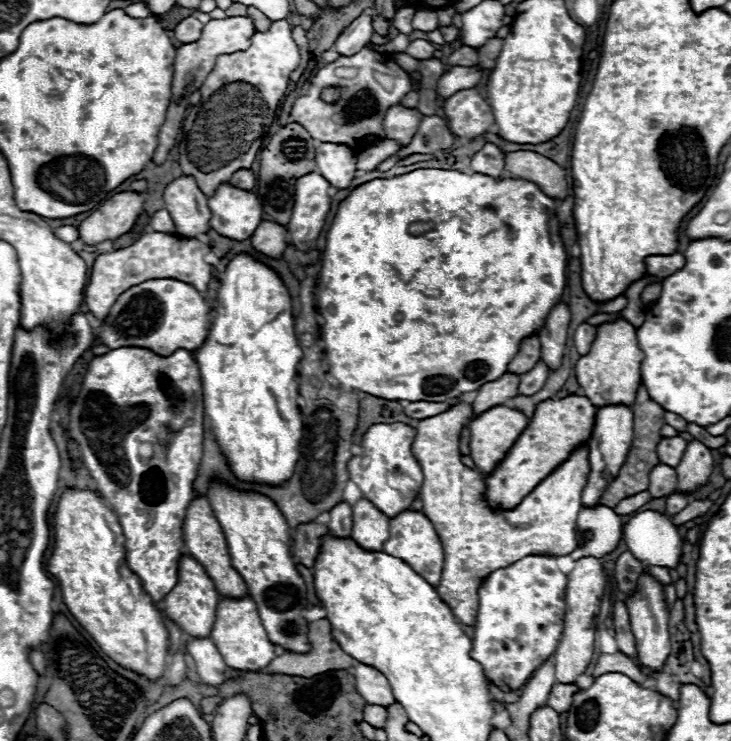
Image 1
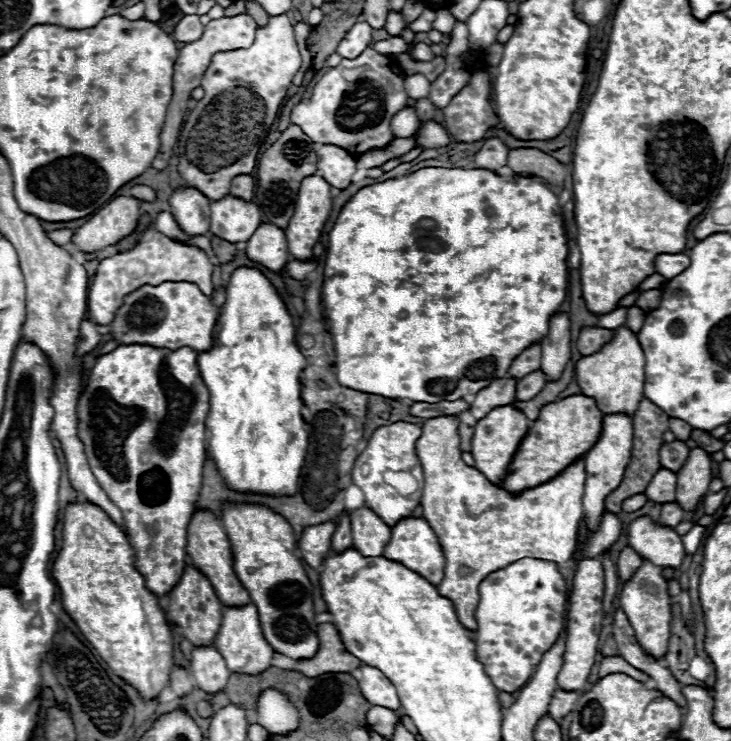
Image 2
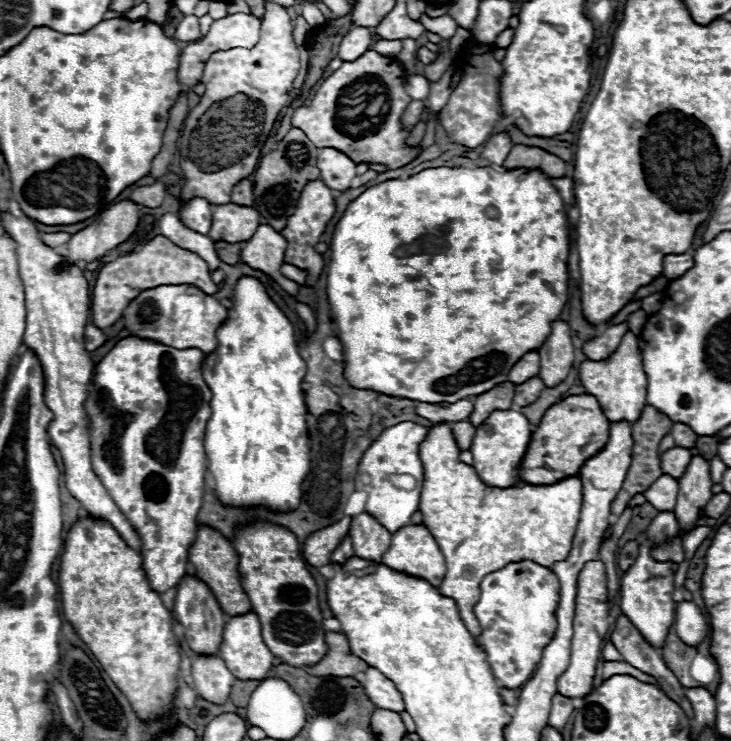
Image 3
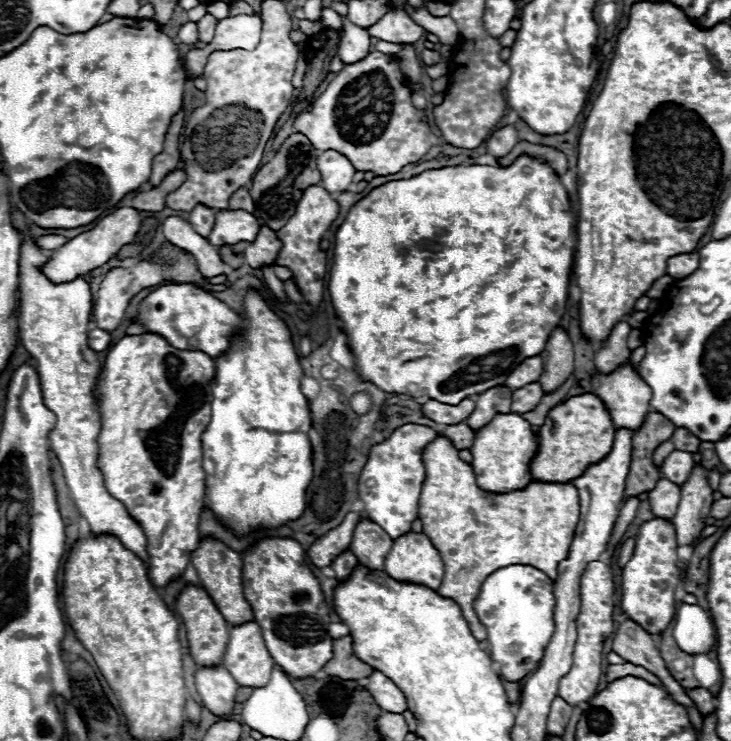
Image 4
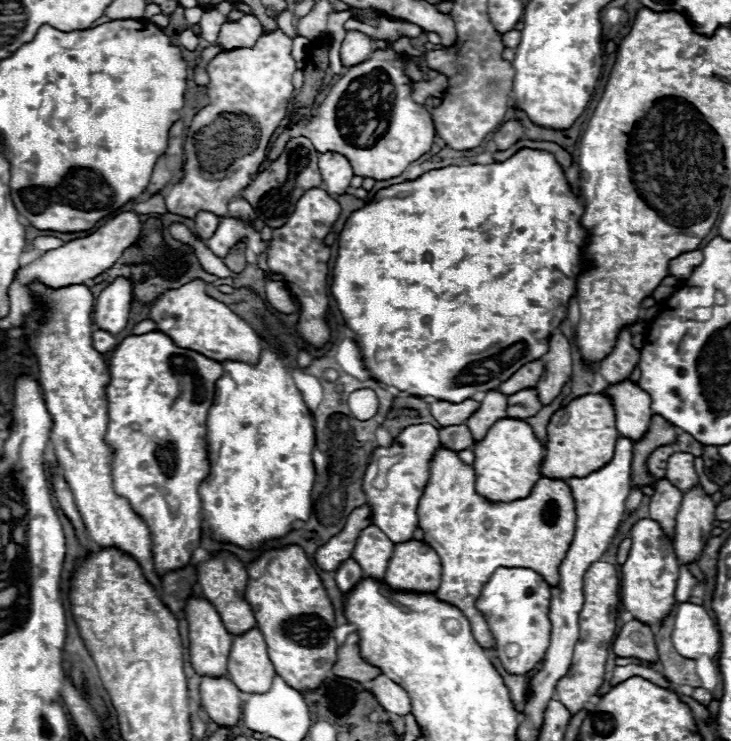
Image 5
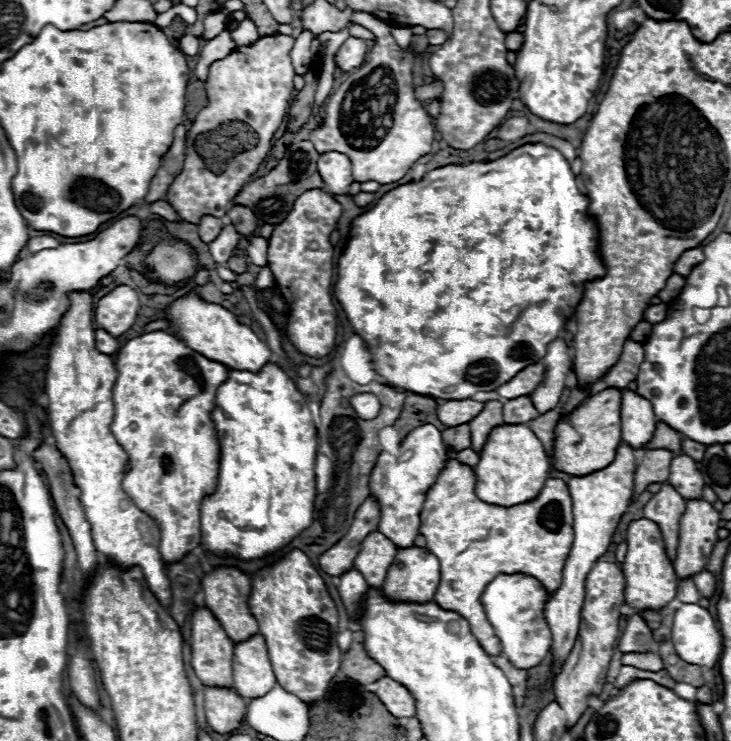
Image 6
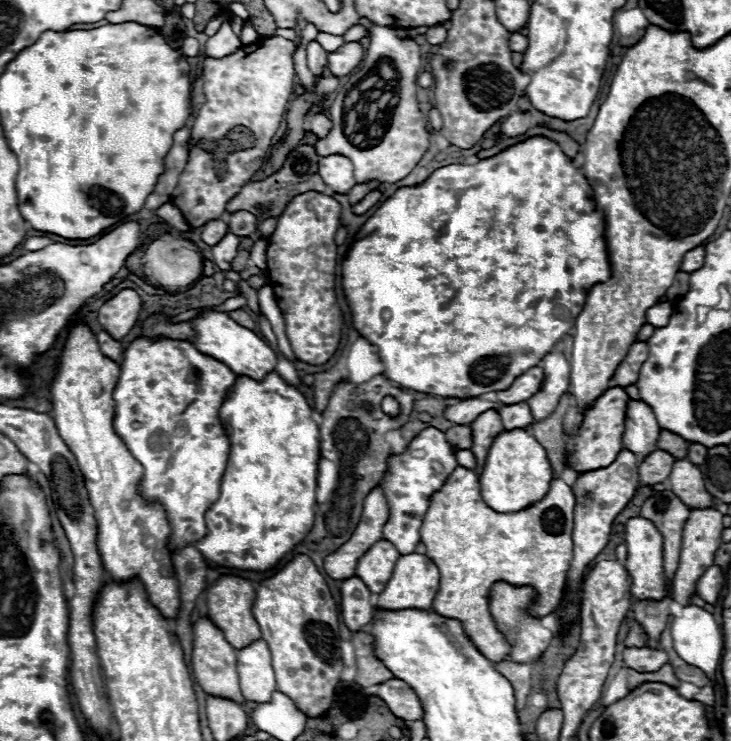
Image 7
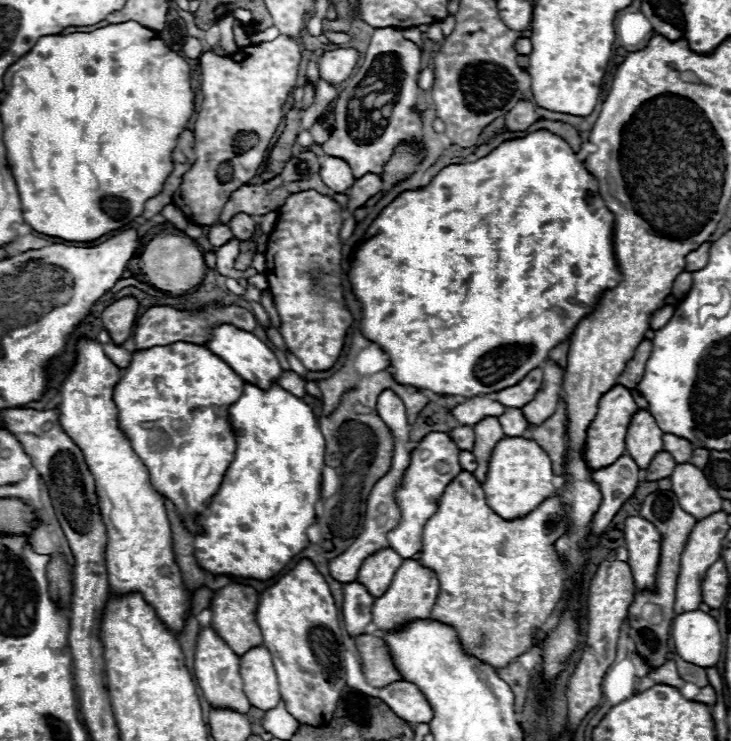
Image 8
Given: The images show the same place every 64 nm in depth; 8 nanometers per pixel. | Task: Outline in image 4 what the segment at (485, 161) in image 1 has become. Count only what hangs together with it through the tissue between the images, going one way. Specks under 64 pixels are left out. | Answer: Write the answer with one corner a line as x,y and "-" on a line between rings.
504,126
504,128
496,130
496,132
492,132
492,136
488,138
488,152
490,152
492,156
496,156
496,158
506,156
506,154
514,148
514,144
516,144
518,140
520,140
520,138
518,138
516,128
514,128
514,126

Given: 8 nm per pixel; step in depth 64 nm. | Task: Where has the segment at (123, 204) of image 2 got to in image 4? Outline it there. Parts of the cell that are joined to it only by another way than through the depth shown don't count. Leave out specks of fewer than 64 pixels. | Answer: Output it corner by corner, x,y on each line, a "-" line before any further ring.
118,208
116,212
104,216
92,230
68,240
64,246
60,246
52,254
52,258
42,266
44,276
54,284
62,284
62,282
72,282
72,280
76,280
80,276
90,274
94,268
104,266
110,258
114,258
124,244
134,242
136,232
140,228
140,222
142,222
142,218
140,218
138,210
134,210
134,208

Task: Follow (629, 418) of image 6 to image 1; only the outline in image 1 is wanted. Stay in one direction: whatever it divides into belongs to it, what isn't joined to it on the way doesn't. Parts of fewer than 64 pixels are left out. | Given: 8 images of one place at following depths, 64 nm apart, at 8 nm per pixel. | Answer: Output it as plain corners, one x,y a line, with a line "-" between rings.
620,318
614,324
598,326
598,338
590,352
576,362
576,380
582,388
582,394
590,398
594,406
632,406
642,382
642,360
644,352
638,348
636,328

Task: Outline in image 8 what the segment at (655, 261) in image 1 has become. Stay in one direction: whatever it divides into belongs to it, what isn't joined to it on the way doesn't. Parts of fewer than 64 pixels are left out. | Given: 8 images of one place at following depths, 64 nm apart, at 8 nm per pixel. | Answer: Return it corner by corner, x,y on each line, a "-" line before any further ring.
704,242
698,250
692,250
688,256
686,256
686,270
688,272
694,272
694,270
700,270
706,266
710,258
710,242

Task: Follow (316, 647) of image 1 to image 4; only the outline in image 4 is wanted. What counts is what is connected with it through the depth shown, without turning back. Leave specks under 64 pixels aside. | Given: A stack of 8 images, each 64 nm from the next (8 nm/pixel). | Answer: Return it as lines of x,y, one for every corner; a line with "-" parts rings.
352,636
334,640
334,658
324,666
324,672
330,676
340,676
342,680
360,680
368,678
374,668
356,658
352,648

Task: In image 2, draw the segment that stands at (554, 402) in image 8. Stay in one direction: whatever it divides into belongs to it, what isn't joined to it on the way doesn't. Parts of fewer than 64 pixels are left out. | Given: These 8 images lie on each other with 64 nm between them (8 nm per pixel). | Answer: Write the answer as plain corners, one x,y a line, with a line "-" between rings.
556,312
550,320
550,332
540,342
542,348
542,364
540,370
546,374
548,382
560,380
570,356
570,320
564,312

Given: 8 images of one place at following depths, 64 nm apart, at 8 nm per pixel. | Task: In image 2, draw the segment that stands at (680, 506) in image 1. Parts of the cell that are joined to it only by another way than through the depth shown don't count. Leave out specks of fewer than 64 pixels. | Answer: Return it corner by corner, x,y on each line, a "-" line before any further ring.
676,502
664,504
662,512
660,512
660,518
658,518
658,524
668,526
668,528
676,528
680,522
684,522
682,516
684,516
684,512
680,510
680,506

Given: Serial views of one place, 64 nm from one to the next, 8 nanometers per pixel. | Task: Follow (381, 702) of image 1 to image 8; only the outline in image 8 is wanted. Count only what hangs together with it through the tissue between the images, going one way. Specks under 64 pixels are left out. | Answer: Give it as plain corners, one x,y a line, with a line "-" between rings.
396,682
388,688
378,688
376,698
386,702
400,718
412,724
430,724
434,710
426,696
410,682

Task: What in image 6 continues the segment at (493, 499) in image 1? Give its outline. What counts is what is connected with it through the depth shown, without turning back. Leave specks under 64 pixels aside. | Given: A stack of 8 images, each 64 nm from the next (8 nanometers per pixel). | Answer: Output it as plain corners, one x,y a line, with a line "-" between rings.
606,388
590,396
588,402
576,408
568,418
562,418
556,426
556,446
552,466
572,476
584,476
588,472
606,468
616,458
616,450
622,442
620,406
622,406
622,392
616,388

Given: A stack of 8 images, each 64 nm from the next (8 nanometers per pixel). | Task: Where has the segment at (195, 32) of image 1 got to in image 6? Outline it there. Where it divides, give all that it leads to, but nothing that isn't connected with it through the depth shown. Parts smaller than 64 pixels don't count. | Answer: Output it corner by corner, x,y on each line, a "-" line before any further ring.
182,36
180,38
180,50
186,54
186,56
196,56
200,52
200,40
196,36

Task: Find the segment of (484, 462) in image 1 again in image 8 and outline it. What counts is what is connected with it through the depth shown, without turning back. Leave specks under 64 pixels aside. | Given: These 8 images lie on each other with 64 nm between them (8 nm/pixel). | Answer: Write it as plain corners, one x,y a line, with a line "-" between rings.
508,438
500,440
492,452
492,460
488,464
488,476
482,484
488,506
504,520
524,518
532,510
536,510
546,498
550,498
556,490
554,472
550,466
548,454
528,438

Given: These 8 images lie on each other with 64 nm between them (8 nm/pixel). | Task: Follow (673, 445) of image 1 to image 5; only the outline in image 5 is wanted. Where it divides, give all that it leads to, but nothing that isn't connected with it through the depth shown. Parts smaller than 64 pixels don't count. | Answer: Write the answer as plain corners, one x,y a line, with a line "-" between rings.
676,452
668,460
668,470
666,470
666,480
674,484
680,492
688,492
698,486
698,474
694,470
694,456
686,452

